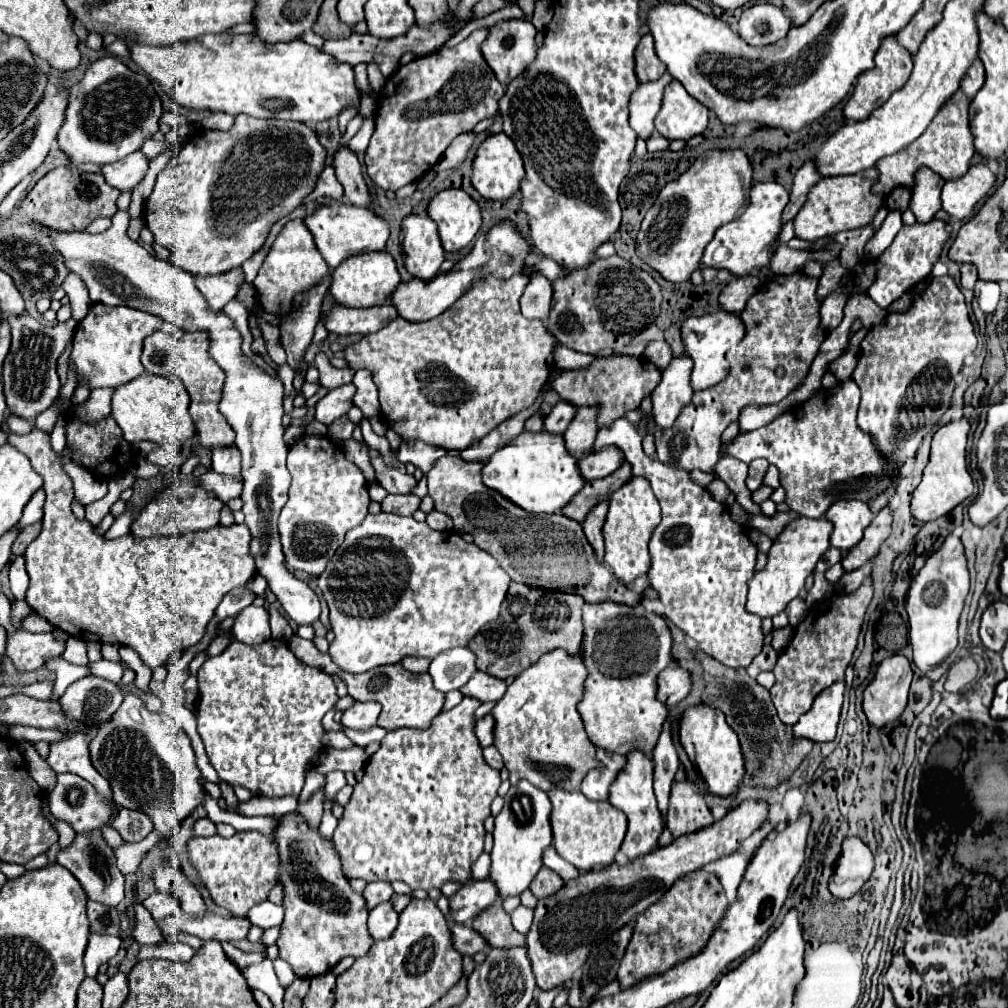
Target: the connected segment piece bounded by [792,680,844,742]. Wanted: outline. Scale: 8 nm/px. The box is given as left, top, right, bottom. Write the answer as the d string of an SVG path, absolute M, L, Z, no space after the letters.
M840 680L816 696L812 710L808 710L808 714L804 714L804 718L800 718L800 722L794 724L792 734L796 734L796 738L808 738L812 742L834 740L842 700L844 700L844 682Z

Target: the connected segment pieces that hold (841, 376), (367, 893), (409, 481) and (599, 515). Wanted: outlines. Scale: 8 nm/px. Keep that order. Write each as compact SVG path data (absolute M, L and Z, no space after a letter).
M850 346L844 356L836 358L832 364L830 364L830 372L840 380L848 380L852 376L852 370L856 368L856 362L858 362L858 348L856 346Z
M372 882L372 884L368 884L366 890L364 890L364 898L366 898L366 904L368 904L370 910L372 910L374 906L378 906L380 902L390 900L392 894L394 894L394 890L392 890L392 886L390 886L388 882Z
M382 457L371 458L370 464L376 470L376 482L394 494L404 494L404 492L412 492L412 488L416 486L414 476L408 476L406 472L400 472L392 466L388 466Z
M602 498L586 516L586 520L582 522L584 526L584 534L588 538L588 542L592 544L592 548L596 550L598 562L602 562L604 558L604 538L602 538L602 524L608 512L608 498Z

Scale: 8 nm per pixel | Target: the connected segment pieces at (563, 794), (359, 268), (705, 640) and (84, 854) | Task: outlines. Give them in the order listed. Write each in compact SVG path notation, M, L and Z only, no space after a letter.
M552 788L548 790L548 798L552 800L550 824L558 854L562 854L562 858L572 862L578 870L594 870L612 864L626 834L624 814L610 802L592 802L584 798L578 790Z
M386 250L364 252L364 254L356 254L356 256L346 258L338 268L334 268L330 294L342 306L352 306L352 308L382 306L382 304L388 304L390 294L398 284L400 284L400 274L398 274L396 262Z
M620 418L614 422L614 426L600 430L594 448L600 450L602 446L614 446L614 444L624 452L628 464L632 466L632 474L644 476L650 482L662 508L662 522L656 526L650 538L652 566L648 570L648 584L658 592L660 602L664 606L664 614L692 640L696 640L702 652L710 654L724 666L748 668L752 658L758 656L764 646L760 618L748 614L744 608L748 580L755 574L756 554L758 554L756 546L748 540L744 528L730 518L728 508L720 502L714 502L714 498L708 494L706 488L692 482L688 470L680 466L668 466L656 458L652 460L650 456L646 456L642 450L642 436L626 418Z
M100 830L96 834L78 834L76 840L72 842L72 846L60 850L58 864L68 868L76 876L76 880L80 882L80 886L84 888L84 892L88 894L90 900L106 904L110 908L114 908L118 902L122 902L122 898L124 898L124 874L118 870L116 856L114 856L112 848L106 846L106 842L102 840Z

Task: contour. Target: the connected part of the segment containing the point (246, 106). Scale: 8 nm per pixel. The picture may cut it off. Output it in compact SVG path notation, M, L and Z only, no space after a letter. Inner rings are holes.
M204 34L188 42L176 42L172 46L146 46L128 44L130 58L152 76L180 106L192 110L212 110L226 114L248 114L254 118L282 118L296 122L322 122L340 116L340 112L358 102L358 90L354 84L354 72L350 66L332 62L328 54L320 54L318 48L302 42L274 42L268 44L256 34Z

